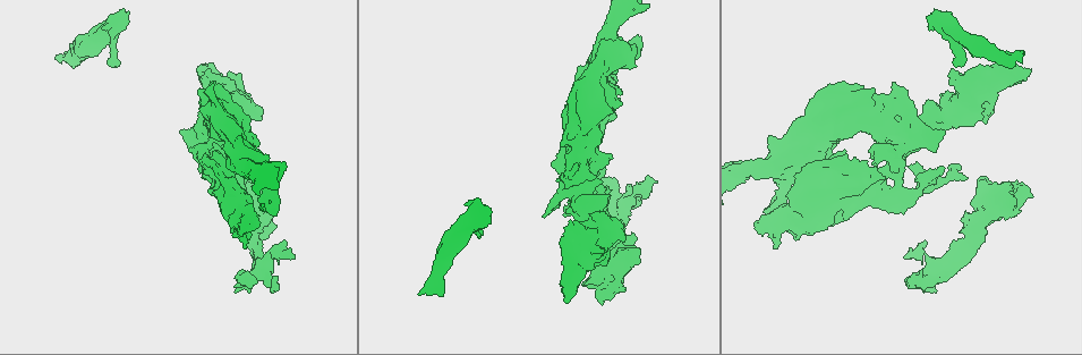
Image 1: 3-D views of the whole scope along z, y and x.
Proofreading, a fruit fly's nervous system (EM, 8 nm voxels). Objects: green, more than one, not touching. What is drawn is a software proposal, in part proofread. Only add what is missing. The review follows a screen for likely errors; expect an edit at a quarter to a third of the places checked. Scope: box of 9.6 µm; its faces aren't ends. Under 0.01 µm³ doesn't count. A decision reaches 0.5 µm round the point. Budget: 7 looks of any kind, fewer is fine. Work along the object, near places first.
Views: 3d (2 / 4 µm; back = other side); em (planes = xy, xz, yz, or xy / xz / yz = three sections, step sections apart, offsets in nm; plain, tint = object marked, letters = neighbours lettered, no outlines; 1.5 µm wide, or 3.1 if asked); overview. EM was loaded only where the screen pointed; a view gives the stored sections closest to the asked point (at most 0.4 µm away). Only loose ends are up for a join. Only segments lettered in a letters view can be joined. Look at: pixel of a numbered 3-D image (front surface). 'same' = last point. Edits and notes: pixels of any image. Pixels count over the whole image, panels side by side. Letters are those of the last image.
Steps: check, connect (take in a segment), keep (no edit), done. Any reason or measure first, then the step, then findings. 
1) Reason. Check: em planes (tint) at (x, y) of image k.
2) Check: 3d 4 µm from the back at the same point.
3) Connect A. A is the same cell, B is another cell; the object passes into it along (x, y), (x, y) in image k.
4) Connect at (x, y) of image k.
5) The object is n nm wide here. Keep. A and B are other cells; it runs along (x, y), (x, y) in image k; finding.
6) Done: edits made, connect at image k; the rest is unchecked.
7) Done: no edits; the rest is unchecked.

An open end. Check: em planes (tint) at (601, 133) of image 1.

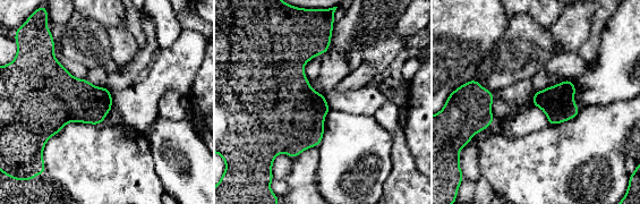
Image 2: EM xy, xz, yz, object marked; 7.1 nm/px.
See the neighbours. Check: em planes (letters) at the same point.

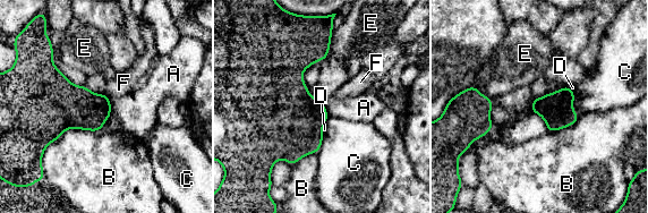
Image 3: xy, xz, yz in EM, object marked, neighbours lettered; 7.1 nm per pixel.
The longest contact is with B, 440 nm. Keep. A, B, C, D, E and F are other cells; a border runs along (109, 99), (111, 114) in image 3; no lettered segment goes on from it.

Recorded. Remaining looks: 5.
Tapers out. Check: em planes (letters) at (943, 166) of image 1.

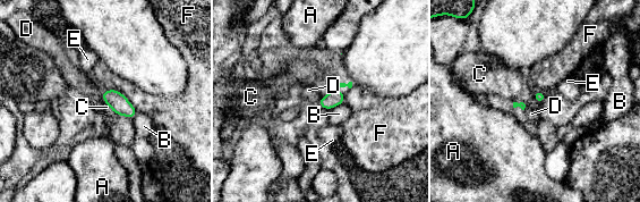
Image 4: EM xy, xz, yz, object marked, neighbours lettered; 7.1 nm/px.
Keep. A, B, C, D, E and F are other cells; none of them fits.

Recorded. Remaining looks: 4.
Stops while still wide. Check: em planes (plain) at (567, 301) of image 1.

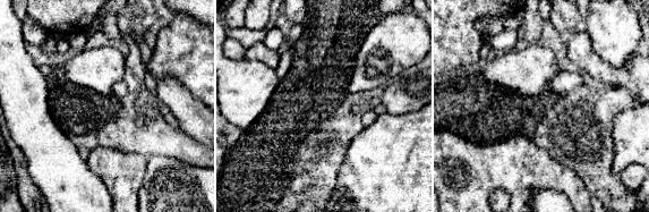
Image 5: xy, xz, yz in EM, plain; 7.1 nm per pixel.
Check: em planes (letters) at the same point.

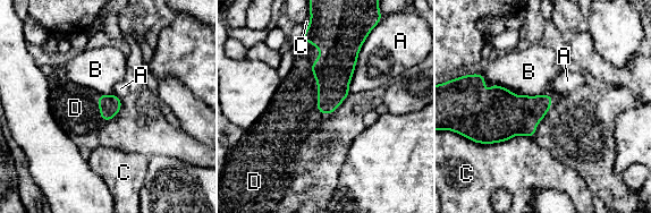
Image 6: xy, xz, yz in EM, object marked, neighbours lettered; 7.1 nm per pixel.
Connect at (75, 108) of image 6. D is the same cell, A, B and C are other cells; it goes on there.

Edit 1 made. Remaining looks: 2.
Done: edits made, connect at image 6; the rest is unchecked.

